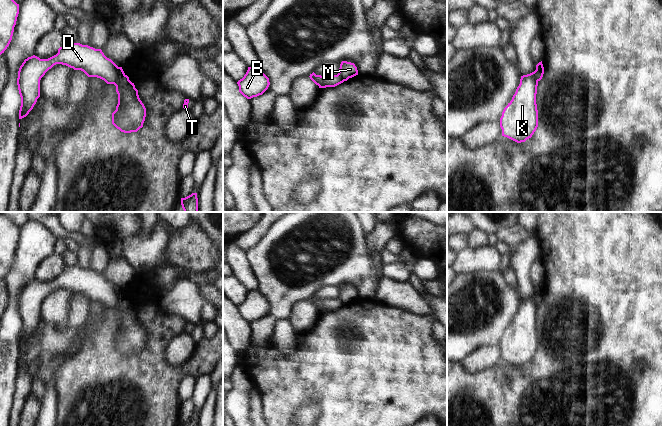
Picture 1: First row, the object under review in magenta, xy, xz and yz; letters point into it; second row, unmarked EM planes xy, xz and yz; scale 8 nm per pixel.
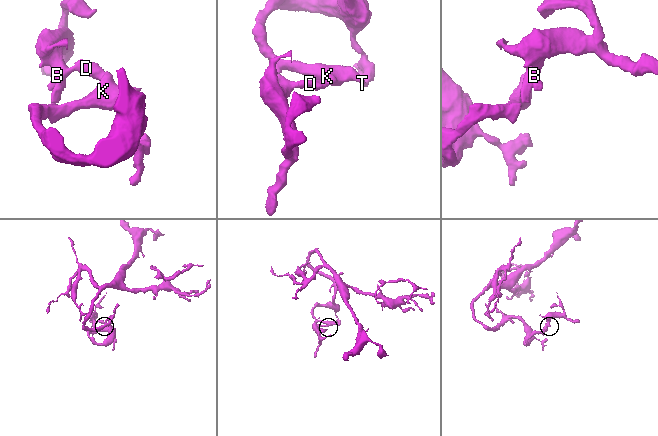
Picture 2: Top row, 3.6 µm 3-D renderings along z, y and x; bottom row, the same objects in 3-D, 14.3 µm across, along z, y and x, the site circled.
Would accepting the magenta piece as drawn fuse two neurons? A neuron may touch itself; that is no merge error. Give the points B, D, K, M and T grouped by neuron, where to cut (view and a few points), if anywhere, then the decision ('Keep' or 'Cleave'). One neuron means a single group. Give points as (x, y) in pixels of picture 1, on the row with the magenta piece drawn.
Groups: B D / K M T. Split along xy (119, 67), (115, 80), (112, 83). Cleave

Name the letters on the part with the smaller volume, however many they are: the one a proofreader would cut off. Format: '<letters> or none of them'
B, D

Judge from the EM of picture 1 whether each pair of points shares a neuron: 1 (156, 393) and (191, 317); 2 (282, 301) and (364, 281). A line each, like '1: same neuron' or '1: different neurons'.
1: different neurons
2: same neuron

